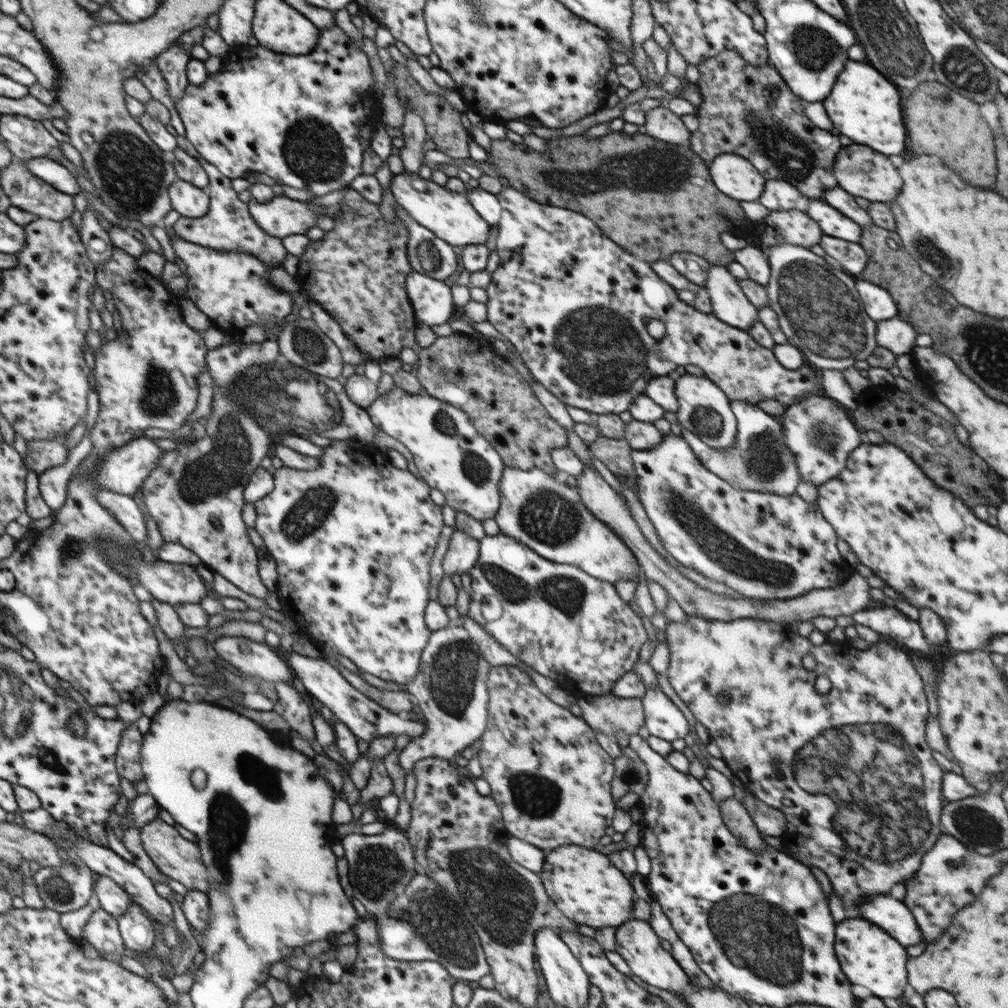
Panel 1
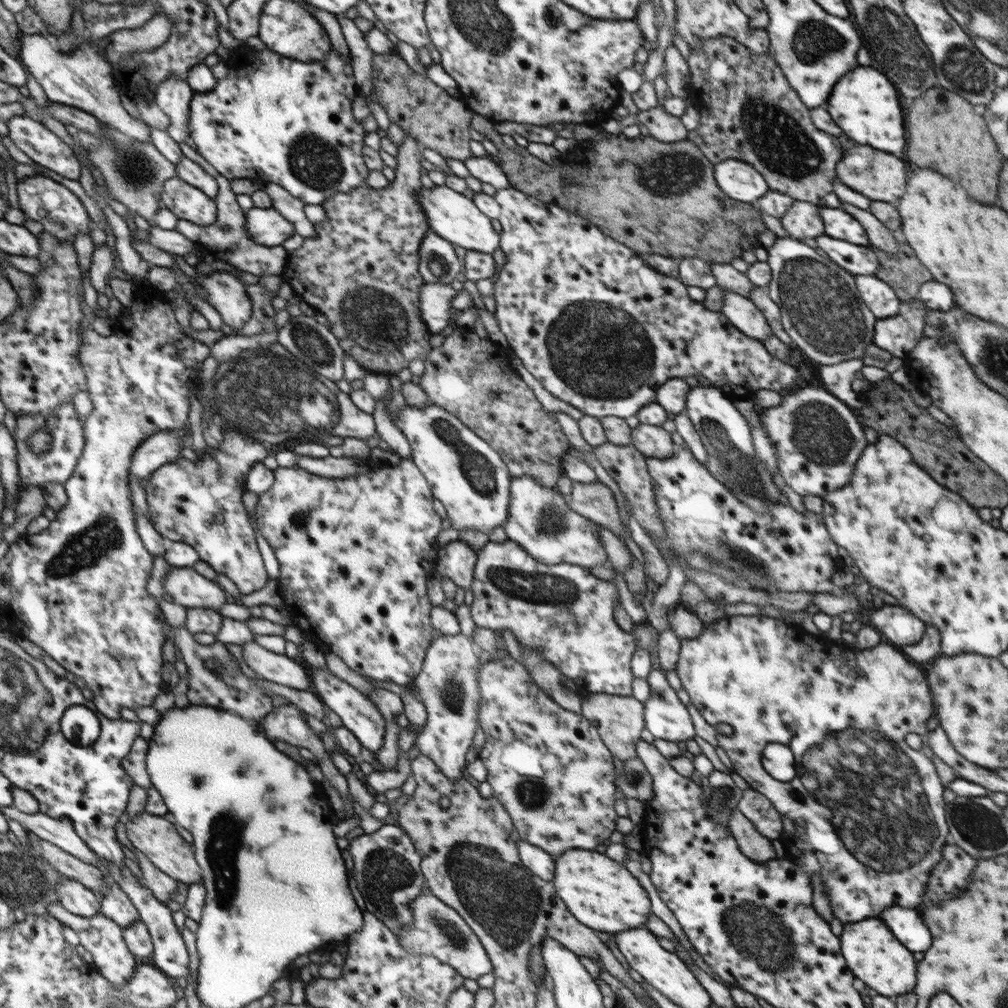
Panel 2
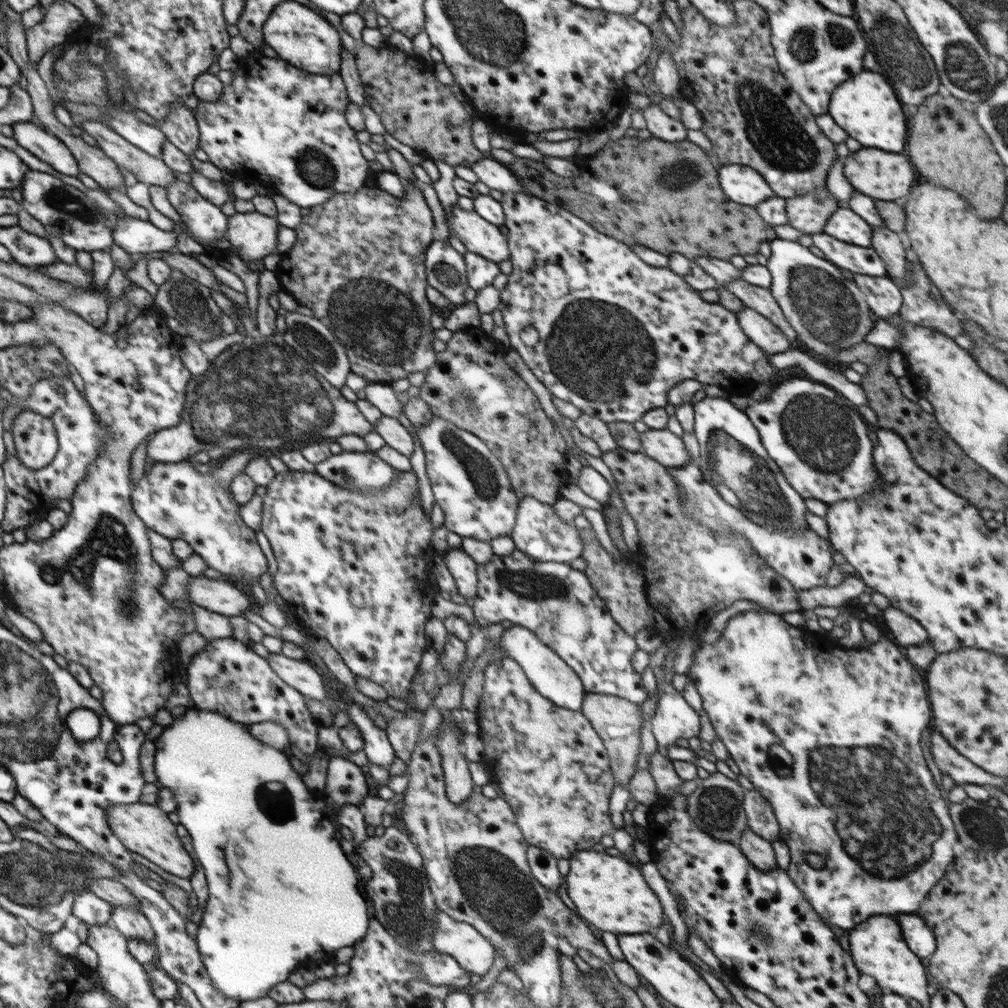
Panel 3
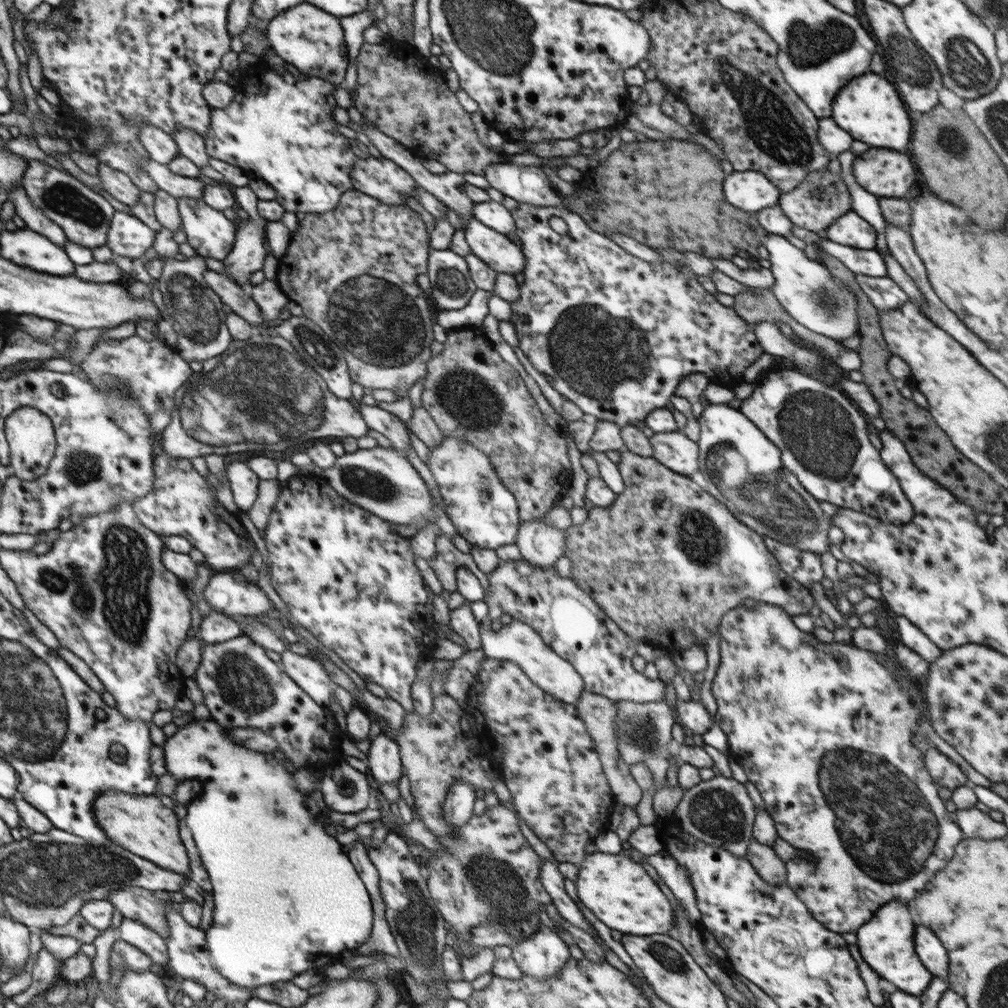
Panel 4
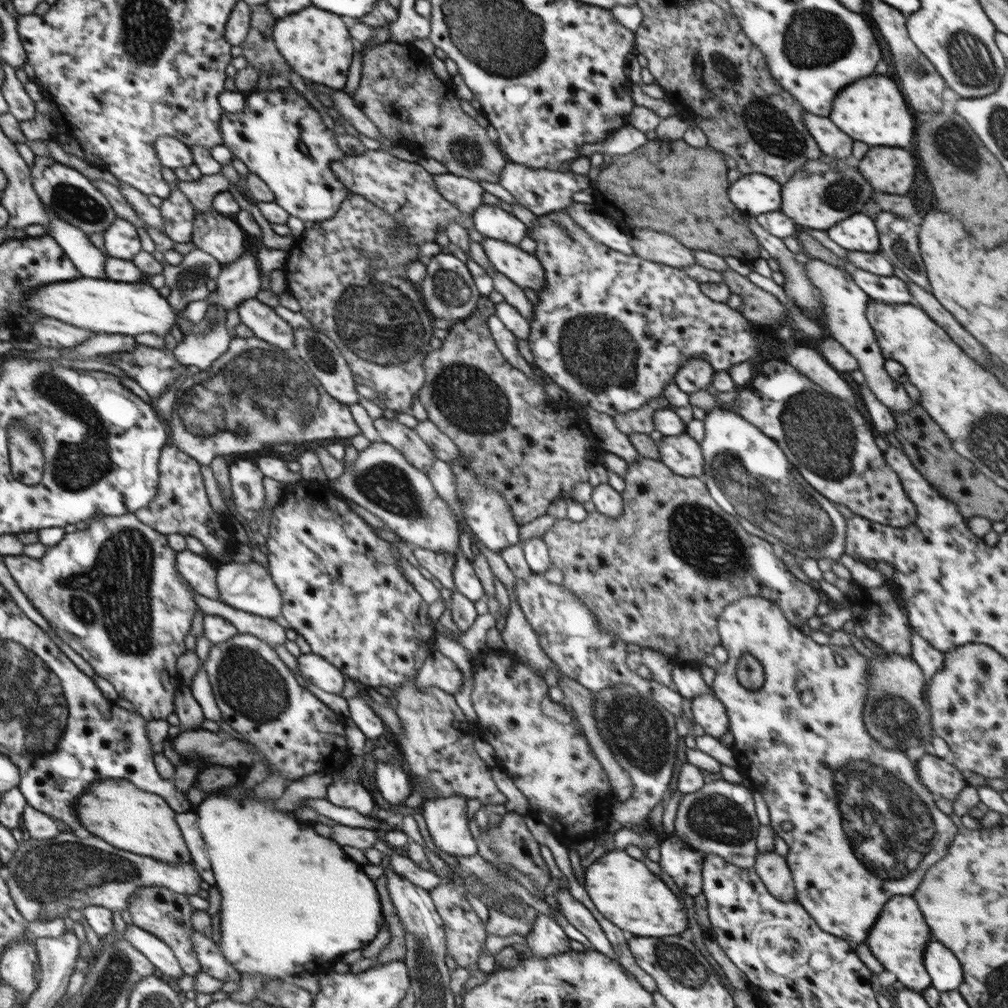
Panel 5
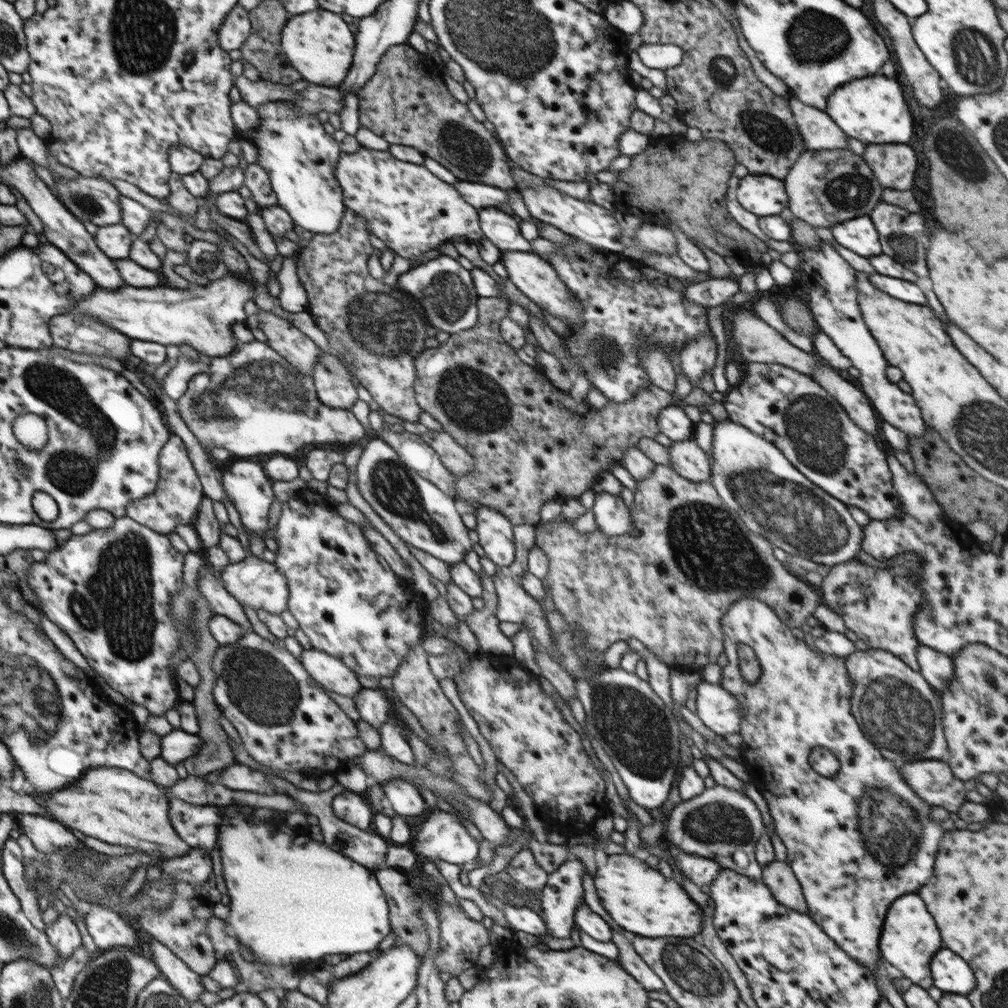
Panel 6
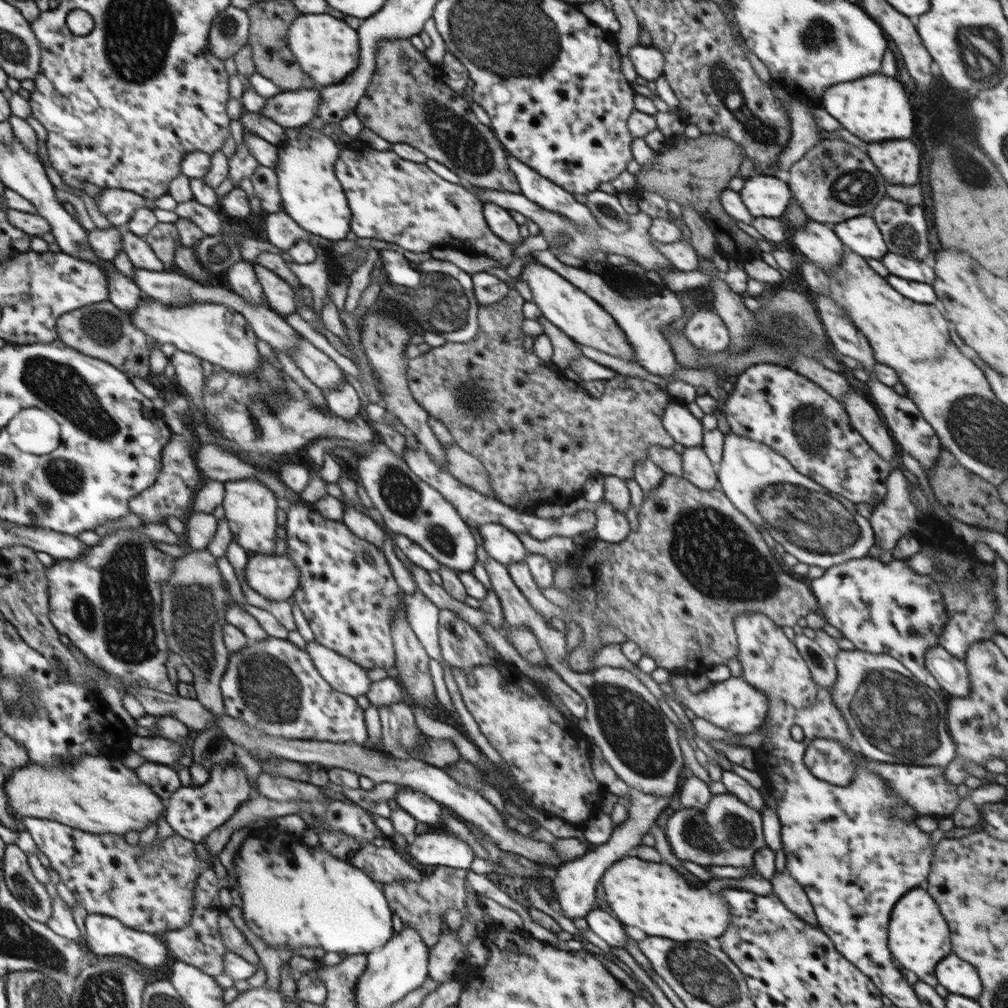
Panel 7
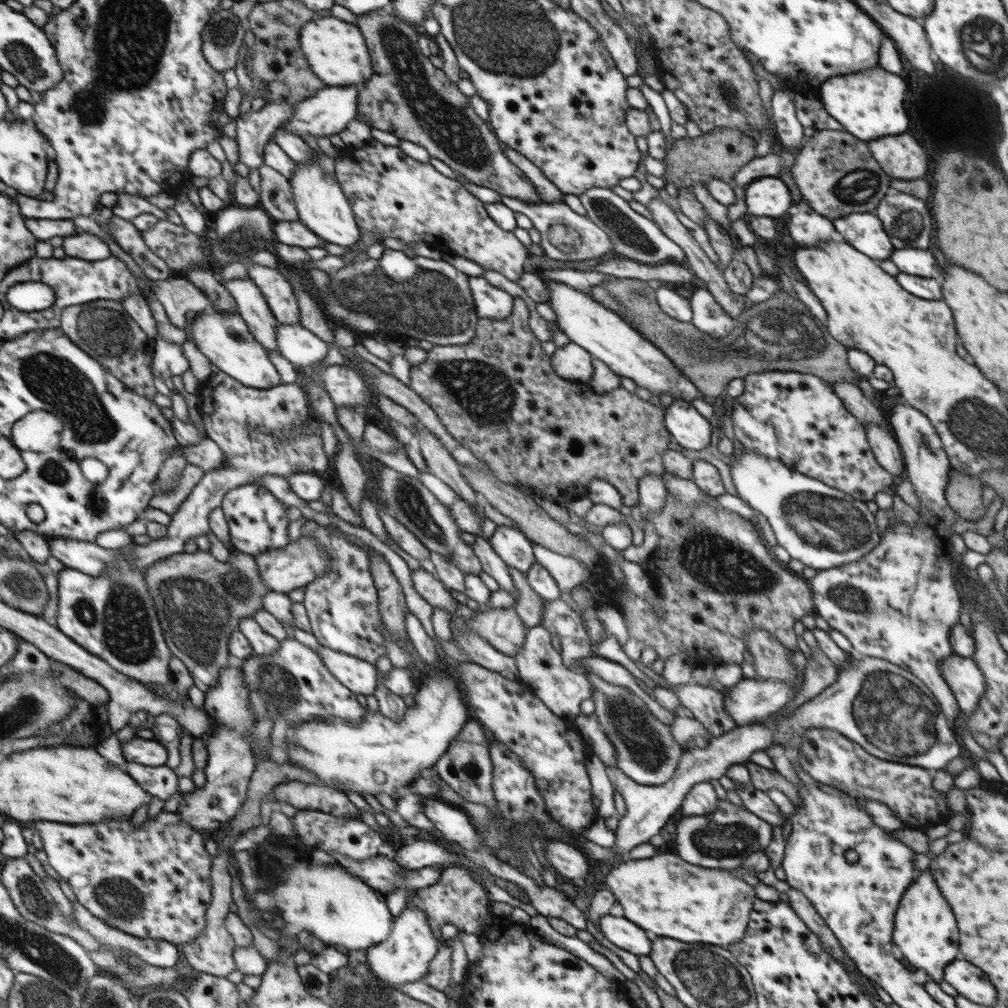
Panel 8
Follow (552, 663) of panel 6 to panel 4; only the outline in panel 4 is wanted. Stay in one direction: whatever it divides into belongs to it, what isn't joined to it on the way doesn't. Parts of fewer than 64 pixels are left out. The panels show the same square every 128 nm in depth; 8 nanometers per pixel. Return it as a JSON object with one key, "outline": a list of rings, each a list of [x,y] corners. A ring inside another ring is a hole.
{"outline":[[[585,690],[580,694],[580,700],[576,701],[574,705],[578,709],[579,715],[586,725],[588,734],[594,741],[614,800],[624,804],[626,807],[636,806],[642,798],[642,790],[636,781],[634,781],[634,777],[632,777],[630,773],[629,765],[621,759],[618,750],[618,735],[615,729],[615,722],[617,721],[616,702],[610,701],[606,696],[601,696],[600,694]]]}

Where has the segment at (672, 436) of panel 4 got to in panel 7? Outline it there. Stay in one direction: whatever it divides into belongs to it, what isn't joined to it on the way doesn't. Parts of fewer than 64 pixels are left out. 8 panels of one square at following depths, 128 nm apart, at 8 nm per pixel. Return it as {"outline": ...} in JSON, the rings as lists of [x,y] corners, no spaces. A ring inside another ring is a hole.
{"outline":[[[702,446],[685,447],[681,453],[683,477],[702,490],[717,488],[719,482],[712,462]]]}

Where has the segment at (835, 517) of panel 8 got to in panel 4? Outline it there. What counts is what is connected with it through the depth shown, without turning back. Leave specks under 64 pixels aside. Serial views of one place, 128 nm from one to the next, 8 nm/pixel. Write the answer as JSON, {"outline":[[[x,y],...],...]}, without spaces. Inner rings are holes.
{"outline":[[[709,404],[697,420],[701,430],[697,442],[699,471],[708,482],[710,495],[726,505],[728,511],[734,513],[734,518],[738,518],[738,522],[749,526],[750,530],[757,531],[759,535],[777,539],[778,542],[784,542],[800,551],[816,552],[818,555],[828,550],[836,552],[828,539],[828,530],[833,524],[832,518],[822,510],[819,500],[803,488],[798,477],[782,464],[781,450],[770,442],[758,426],[746,418],[739,409],[726,404]]]}

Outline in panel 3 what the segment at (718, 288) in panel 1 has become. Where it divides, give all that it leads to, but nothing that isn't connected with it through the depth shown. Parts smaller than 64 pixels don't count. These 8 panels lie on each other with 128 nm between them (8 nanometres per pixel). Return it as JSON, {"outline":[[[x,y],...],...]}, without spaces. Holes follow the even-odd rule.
{"outline":[[[748,306],[741,308],[736,314],[746,336],[767,355],[790,349],[789,338],[765,316]]]}

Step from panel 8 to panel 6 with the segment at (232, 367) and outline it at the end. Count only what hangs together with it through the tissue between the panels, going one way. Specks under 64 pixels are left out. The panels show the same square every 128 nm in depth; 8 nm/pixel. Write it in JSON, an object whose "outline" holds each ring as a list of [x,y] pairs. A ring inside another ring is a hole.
{"outline":[[[230,274],[211,281],[209,285],[190,285],[187,289],[170,286],[156,288],[136,288],[125,284],[116,290],[97,286],[86,298],[77,300],[69,312],[73,315],[90,315],[111,326],[131,339],[158,344],[188,344],[199,354],[208,358],[226,357],[234,353],[238,340],[230,327],[235,321],[246,321],[244,303],[253,300],[254,281],[249,278],[236,278]]]}

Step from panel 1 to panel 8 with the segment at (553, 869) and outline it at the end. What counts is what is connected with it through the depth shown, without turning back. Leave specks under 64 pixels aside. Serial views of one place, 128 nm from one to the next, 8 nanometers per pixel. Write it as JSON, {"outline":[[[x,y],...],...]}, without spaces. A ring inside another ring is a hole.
{"outline":[[[661,850],[652,858],[626,860],[608,871],[604,884],[624,908],[624,916],[644,930],[680,942],[726,947],[745,936],[757,894],[738,874],[765,872],[770,861],[764,850],[747,856],[734,869],[702,868],[684,862],[674,851]]]}

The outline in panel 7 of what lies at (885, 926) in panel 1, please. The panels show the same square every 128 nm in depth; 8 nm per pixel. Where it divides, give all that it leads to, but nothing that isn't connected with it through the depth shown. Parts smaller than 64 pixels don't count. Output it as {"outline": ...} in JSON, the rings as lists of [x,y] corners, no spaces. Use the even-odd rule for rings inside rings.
{"outline":[[[952,952],[936,965],[935,973],[939,984],[949,993],[974,1000],[982,994],[983,984],[976,968]]]}

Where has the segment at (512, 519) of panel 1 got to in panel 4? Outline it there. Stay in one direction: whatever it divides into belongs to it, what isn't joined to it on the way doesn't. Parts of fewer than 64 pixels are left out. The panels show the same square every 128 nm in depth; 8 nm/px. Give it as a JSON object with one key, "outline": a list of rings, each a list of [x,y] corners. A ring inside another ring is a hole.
{"outline":[[[543,517],[521,521],[516,546],[521,558],[534,567],[548,569],[564,556],[565,530],[558,530],[542,521]]]}

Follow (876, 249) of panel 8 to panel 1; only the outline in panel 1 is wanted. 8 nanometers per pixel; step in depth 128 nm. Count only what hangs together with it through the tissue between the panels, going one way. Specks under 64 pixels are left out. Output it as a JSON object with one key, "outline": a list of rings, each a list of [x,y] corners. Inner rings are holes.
{"outline":[[[810,198],[810,206],[806,209],[808,216],[816,221],[824,235],[840,238],[848,242],[858,243],[862,227],[854,220],[840,213],[836,208],[829,206],[823,200]]]}

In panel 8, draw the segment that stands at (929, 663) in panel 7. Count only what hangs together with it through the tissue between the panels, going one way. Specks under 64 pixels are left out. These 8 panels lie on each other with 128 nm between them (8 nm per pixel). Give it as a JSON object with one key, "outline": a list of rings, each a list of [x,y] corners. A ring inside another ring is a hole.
{"outline":[[[953,653],[941,662],[941,673],[961,712],[970,716],[986,689],[986,680],[976,661]]]}

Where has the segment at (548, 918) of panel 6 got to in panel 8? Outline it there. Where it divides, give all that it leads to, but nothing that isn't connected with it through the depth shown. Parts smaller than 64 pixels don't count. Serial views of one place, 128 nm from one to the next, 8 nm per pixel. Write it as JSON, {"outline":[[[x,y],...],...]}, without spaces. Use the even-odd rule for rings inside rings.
{"outline":[[[857,655],[841,666],[838,681],[790,714],[780,717],[778,722],[760,721],[736,726],[730,732],[712,738],[706,748],[690,748],[683,753],[672,778],[659,787],[638,784],[616,766],[606,764],[607,770],[616,772],[613,785],[616,792],[623,794],[627,811],[614,832],[616,842],[611,849],[617,854],[615,860],[596,861],[587,881],[577,884],[580,889],[578,900],[584,902],[581,911],[588,918],[593,894],[606,887],[604,882],[608,871],[617,865],[618,859],[621,862],[629,860],[628,854],[634,847],[648,843],[652,836],[658,835],[668,820],[681,809],[685,796],[695,784],[718,780],[733,764],[743,764],[753,754],[769,746],[784,747],[797,732],[814,727],[837,730],[857,742],[867,753],[882,760],[919,766],[933,772],[944,769],[948,762],[965,750],[940,711],[938,701],[918,678],[887,660]]]}

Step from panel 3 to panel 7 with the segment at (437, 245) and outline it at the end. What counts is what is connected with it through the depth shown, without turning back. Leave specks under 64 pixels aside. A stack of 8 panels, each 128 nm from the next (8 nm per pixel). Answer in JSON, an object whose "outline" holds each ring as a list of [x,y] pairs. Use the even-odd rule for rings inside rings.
{"outline":[[[441,256],[423,260],[418,265],[418,274],[421,274],[421,282],[415,287],[398,286],[391,283],[384,271],[375,268],[371,271],[371,278],[375,278],[380,284],[379,297],[374,305],[367,311],[364,322],[402,322],[406,330],[411,333],[411,326],[419,326],[424,332],[440,334],[447,342],[470,342],[478,332],[479,324],[477,314],[479,302],[473,291],[473,280],[469,273],[458,266],[445,261]]]}

